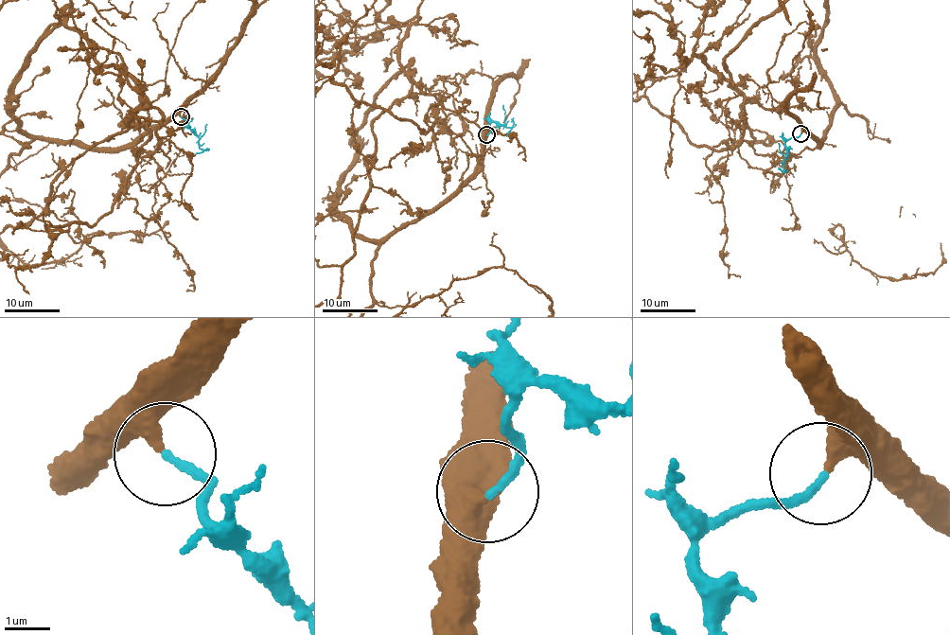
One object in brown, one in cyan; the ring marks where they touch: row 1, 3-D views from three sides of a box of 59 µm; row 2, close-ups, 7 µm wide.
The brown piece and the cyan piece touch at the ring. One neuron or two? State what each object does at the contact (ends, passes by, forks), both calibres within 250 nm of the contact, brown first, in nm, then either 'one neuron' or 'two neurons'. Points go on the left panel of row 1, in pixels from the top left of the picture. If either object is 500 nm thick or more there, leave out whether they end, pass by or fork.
brown ends; cyan ends; calibres 400 and 180 nm; one neuron

